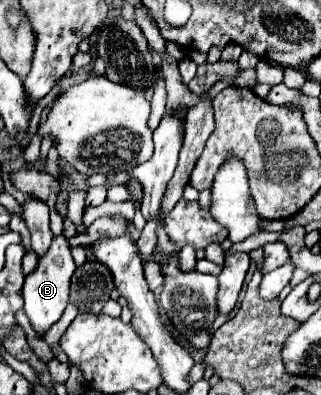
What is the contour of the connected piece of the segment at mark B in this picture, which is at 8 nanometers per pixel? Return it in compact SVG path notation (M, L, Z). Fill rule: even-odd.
M64 236L54 238L50 250L38 260L38 268L36 272L32 272L26 280L24 280L24 312L32 322L32 328L36 330L38 336L44 336L60 318L62 312L68 304L68 292L70 292L70 278L74 274L76 266L70 254L70 246L68 240Z

